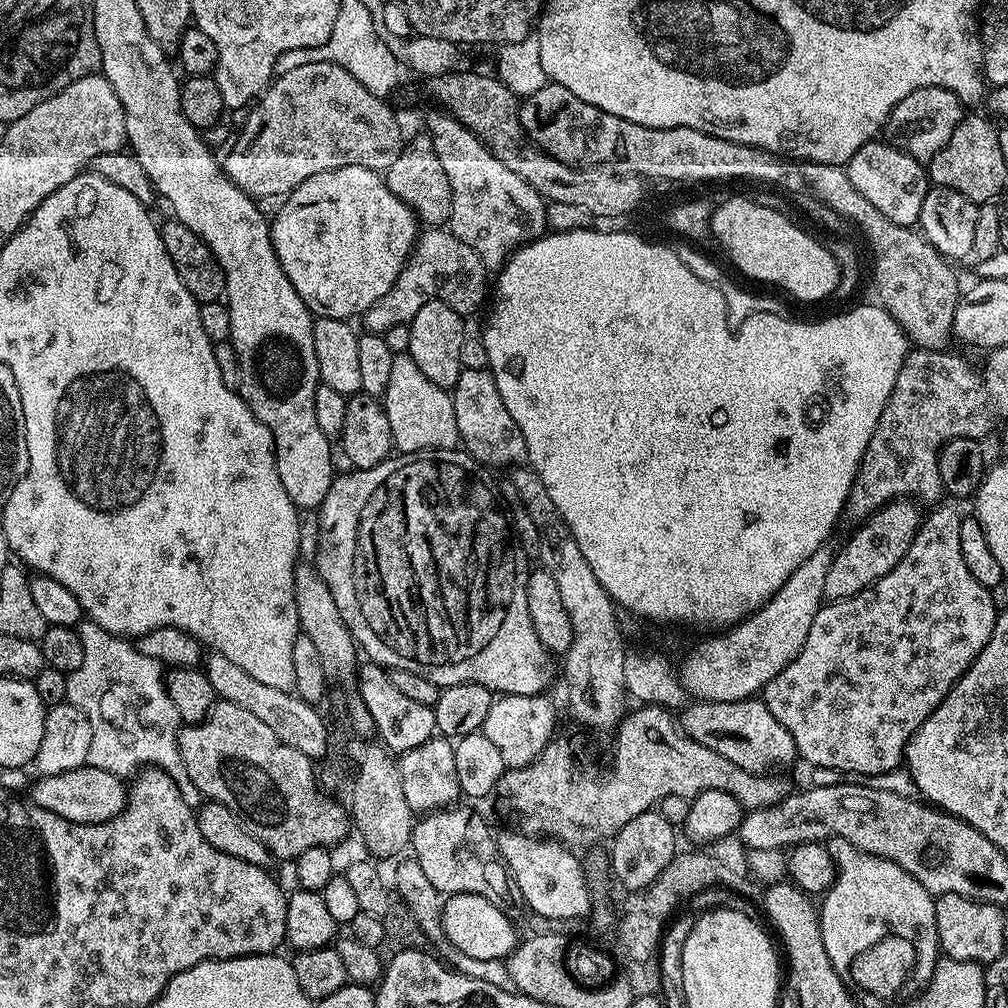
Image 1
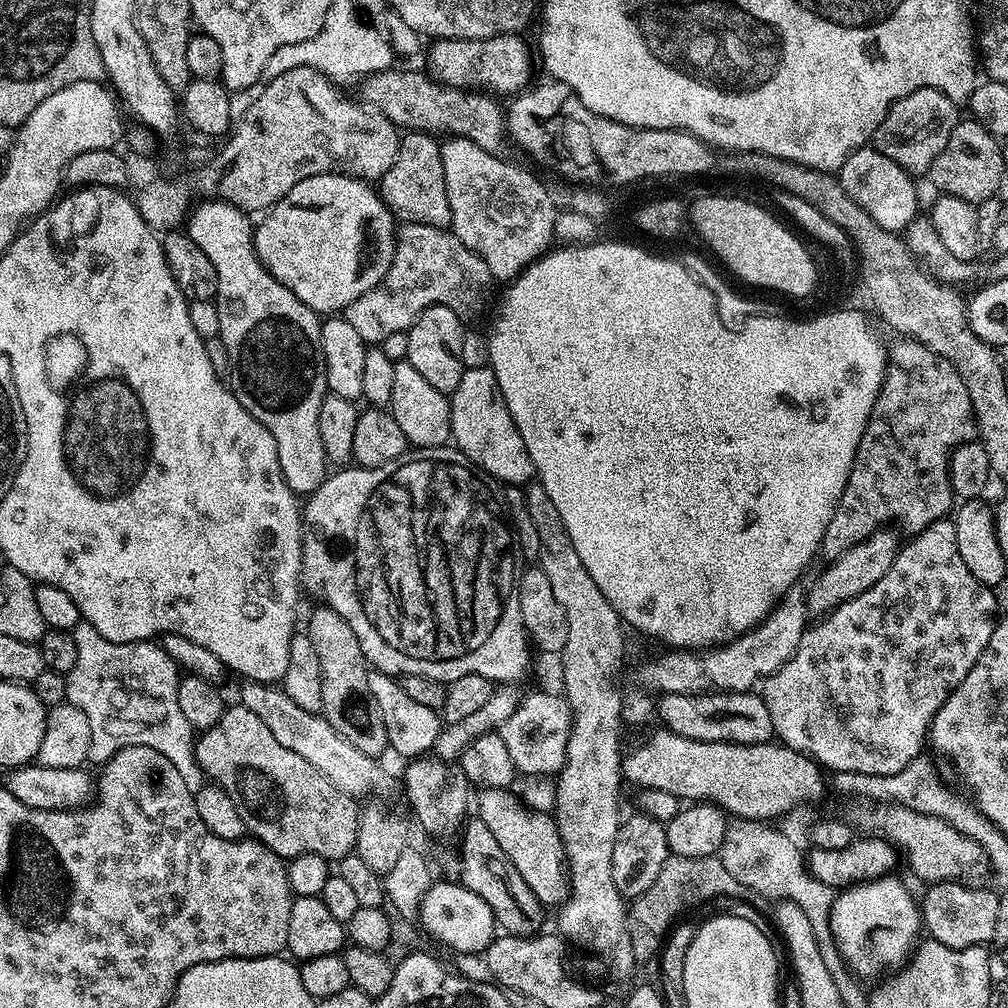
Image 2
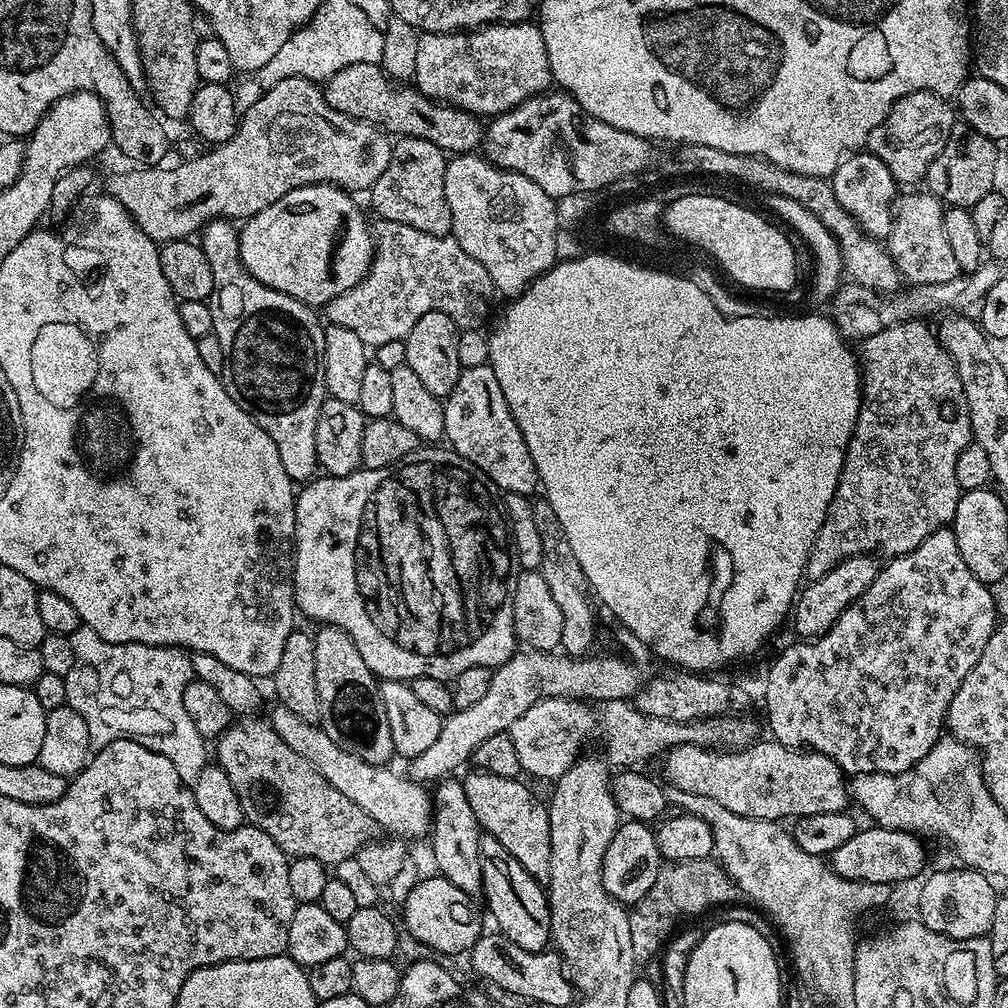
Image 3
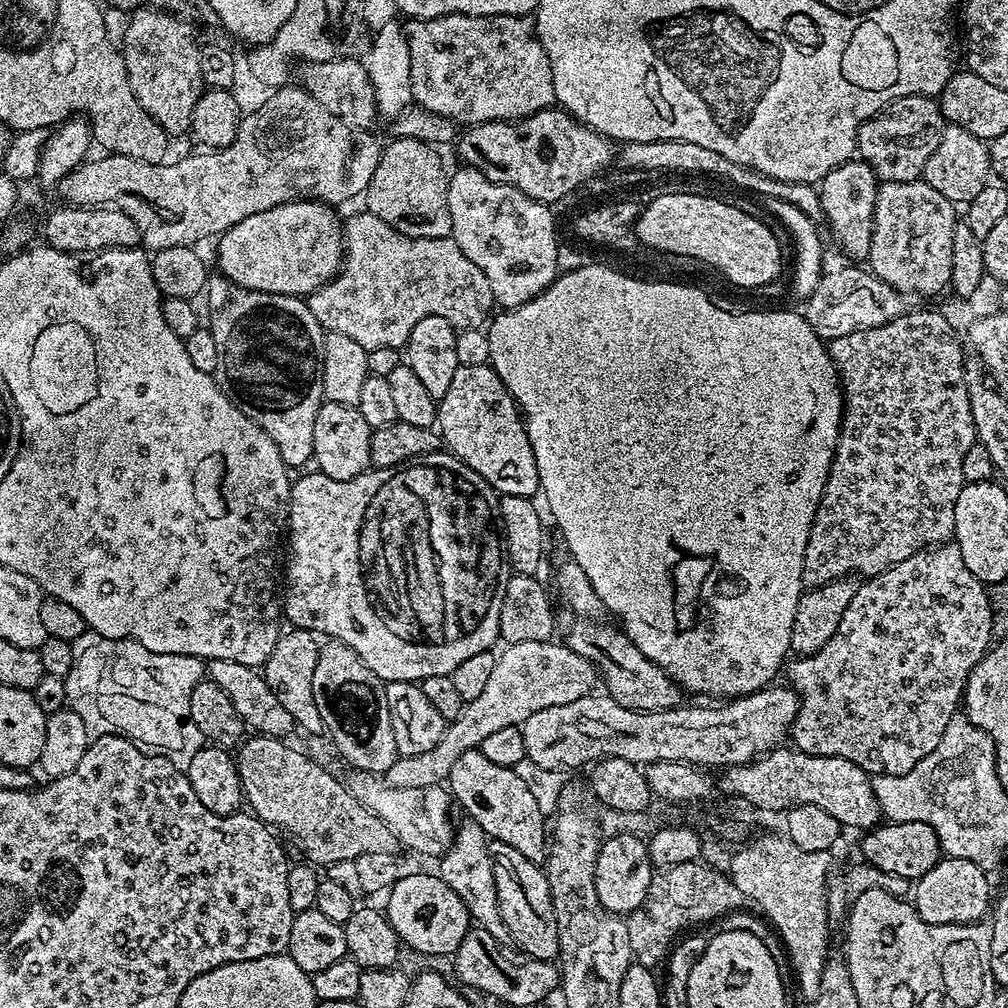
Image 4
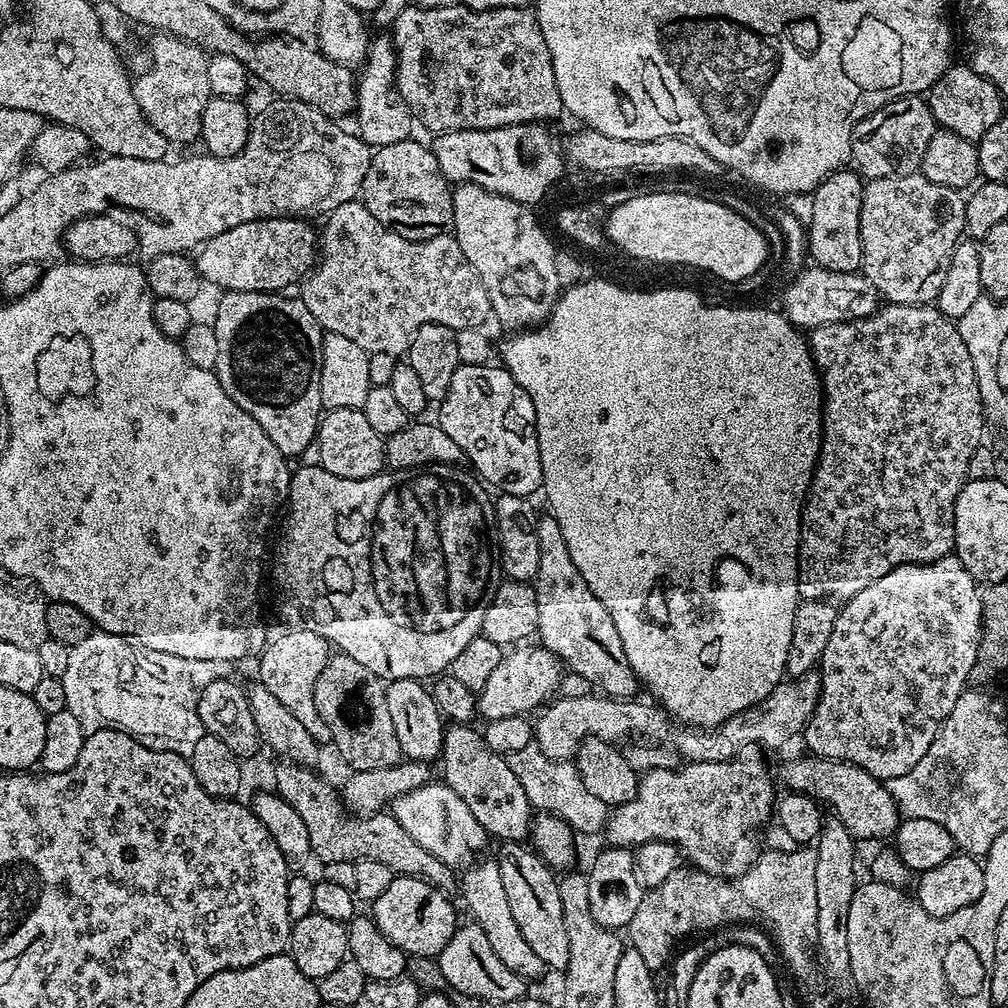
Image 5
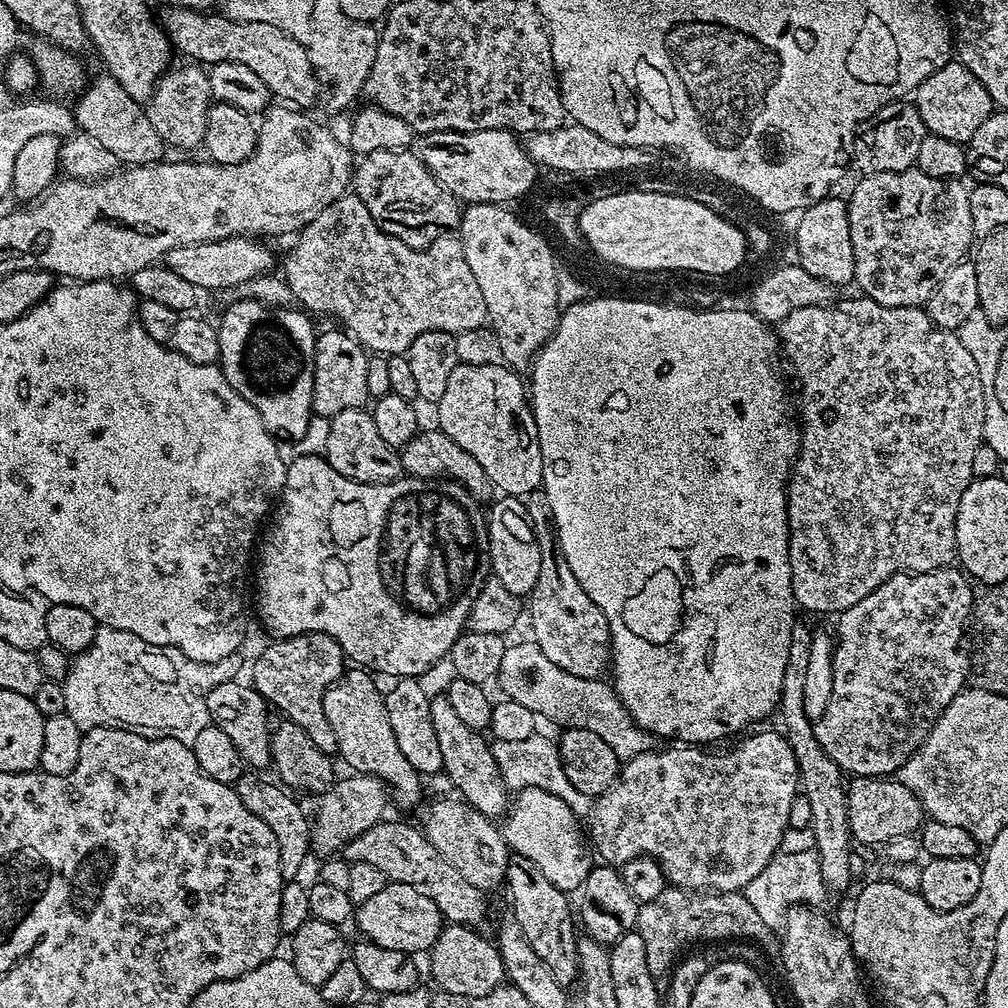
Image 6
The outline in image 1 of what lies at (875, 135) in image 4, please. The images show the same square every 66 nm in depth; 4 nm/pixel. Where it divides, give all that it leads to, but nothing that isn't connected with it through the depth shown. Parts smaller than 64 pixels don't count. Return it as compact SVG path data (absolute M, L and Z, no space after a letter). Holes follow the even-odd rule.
M923 88L914 90L914 94L906 94L890 114L886 125L886 140L898 150L905 152L921 162L927 162L950 142L950 134L958 126L958 122L966 115L965 105L950 90L945 88Z

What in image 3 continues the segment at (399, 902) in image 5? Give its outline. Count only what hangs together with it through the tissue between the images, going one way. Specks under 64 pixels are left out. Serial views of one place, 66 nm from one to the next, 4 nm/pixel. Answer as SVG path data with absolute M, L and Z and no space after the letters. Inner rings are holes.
M431 875L418 881L409 890L408 897L404 900L404 924L418 943L425 944L436 952L467 953L482 935L477 901L458 890L458 886L454 886L454 882L450 882L445 876Z

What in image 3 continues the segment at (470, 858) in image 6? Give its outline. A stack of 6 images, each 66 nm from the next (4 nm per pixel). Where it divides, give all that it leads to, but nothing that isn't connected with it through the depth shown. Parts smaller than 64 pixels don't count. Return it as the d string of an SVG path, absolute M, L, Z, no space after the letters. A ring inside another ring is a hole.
M276 706L270 715L270 723L273 730L294 750L294 754L302 754L306 762L310 762L334 786L334 790L339 790L341 794L346 794L354 806L358 806L366 815L372 819L373 825L377 829L385 828L385 833L396 838L403 838L411 842L415 836L427 837L432 831L432 797L429 789L423 783L417 782L407 775L399 776L396 772L391 772L391 767L383 764L371 764L362 762L354 754L342 750L326 734L323 728L306 722L294 714L294 710L286 710L282 706Z

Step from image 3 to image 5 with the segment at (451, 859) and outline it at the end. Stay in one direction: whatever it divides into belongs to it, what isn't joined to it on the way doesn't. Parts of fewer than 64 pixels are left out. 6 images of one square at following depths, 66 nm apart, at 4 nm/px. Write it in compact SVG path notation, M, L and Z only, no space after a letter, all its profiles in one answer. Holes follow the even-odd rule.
M480 859L471 866L465 867L464 877L461 880L459 877L458 880L458 888L460 884L460 892L464 895L464 904L472 915L469 917L482 926L482 934L486 934L490 946L494 946L494 954L502 958L502 963L526 982L532 982L546 972L546 966L542 958L538 958L537 952L530 950L526 938L522 938L522 930L518 930L518 922L514 922L514 914L510 911L510 901L506 899L506 886L502 886L499 863L495 859L478 860Z

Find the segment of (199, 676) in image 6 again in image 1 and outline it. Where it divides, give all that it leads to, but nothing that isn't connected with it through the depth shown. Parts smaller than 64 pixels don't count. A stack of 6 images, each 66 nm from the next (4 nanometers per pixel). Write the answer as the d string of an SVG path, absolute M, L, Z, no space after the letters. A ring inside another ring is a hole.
M81 619L78 631L82 638L82 666L67 673L67 703L82 709L90 722L92 737L87 767L106 770L113 772L115 776L128 778L139 773L145 766L151 766L179 786L182 798L187 804L199 805L202 800L201 794L194 786L194 782L188 780L186 766L182 766L182 754L176 741L182 721L178 710L174 710L174 702L170 702L165 669L154 658L146 658L146 654L142 654L131 639L110 634L92 620Z

